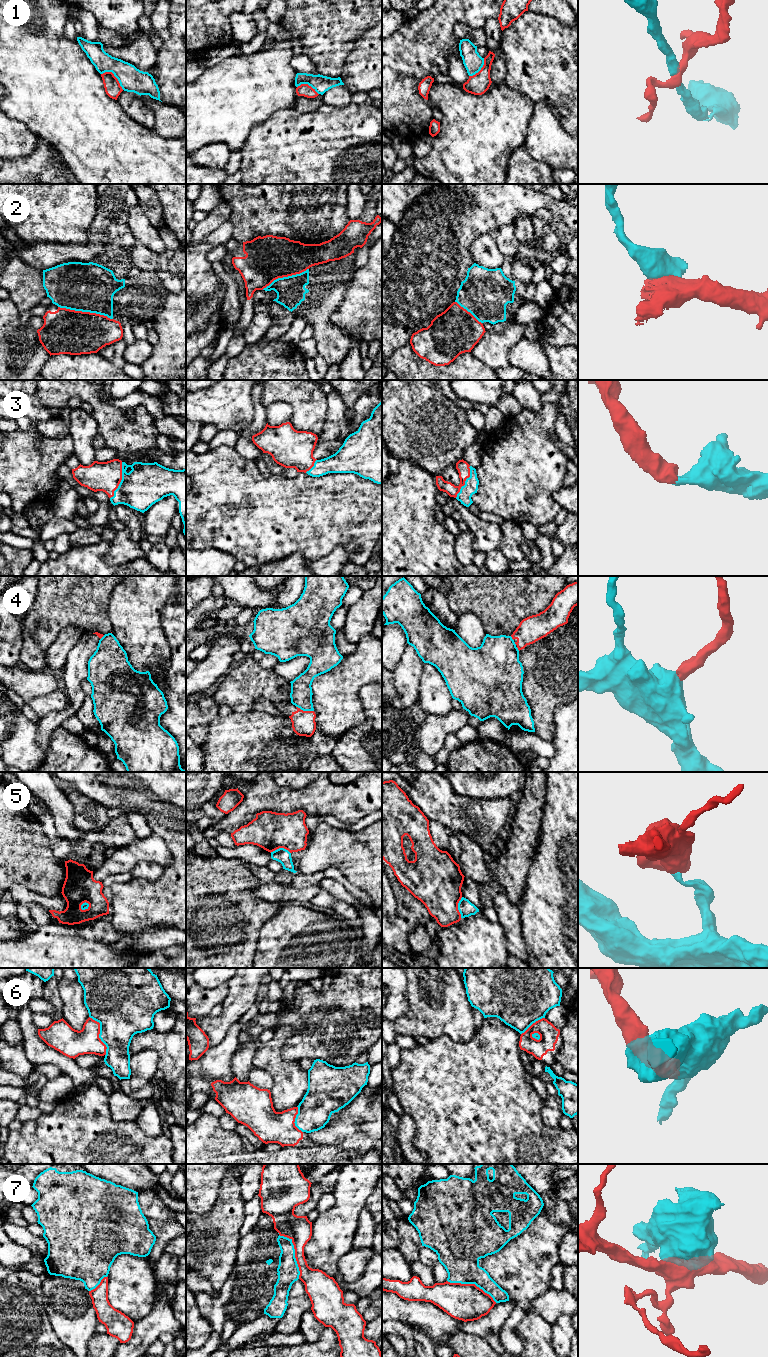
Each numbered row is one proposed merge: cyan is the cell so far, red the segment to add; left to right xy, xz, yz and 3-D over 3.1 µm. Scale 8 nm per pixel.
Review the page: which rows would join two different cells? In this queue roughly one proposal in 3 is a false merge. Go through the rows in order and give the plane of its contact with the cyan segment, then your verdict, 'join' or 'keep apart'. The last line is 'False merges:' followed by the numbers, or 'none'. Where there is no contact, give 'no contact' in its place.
1: xy | keep apart
2: xy | keep apart
3: xy | join
4: xz | join
5: yz | keep apart
6: xy | keep apart
7: xz | keep apart
False merges: 1, 2, 5, 6, 7

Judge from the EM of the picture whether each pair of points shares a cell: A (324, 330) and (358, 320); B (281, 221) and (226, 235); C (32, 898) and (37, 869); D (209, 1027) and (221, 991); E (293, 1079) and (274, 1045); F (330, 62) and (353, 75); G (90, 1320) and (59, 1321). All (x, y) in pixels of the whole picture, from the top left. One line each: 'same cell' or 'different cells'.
A: different cells
B: different cells
C: different cells
D: different cells
E: same cell
F: different cells
G: same cell

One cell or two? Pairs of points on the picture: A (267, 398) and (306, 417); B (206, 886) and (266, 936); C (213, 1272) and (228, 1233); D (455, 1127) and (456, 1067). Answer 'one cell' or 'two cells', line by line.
A: one cell
B: two cells
C: one cell
D: one cell

